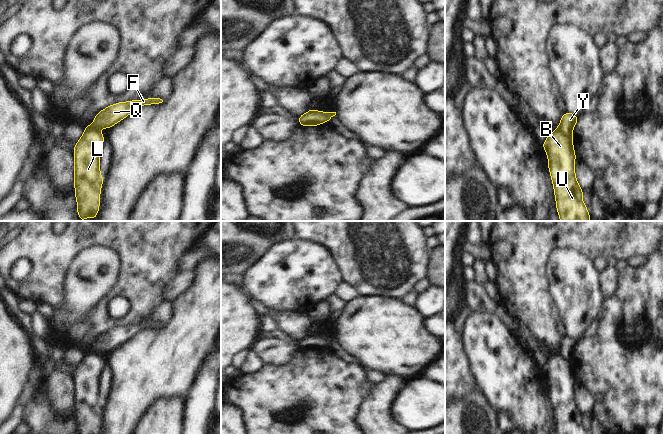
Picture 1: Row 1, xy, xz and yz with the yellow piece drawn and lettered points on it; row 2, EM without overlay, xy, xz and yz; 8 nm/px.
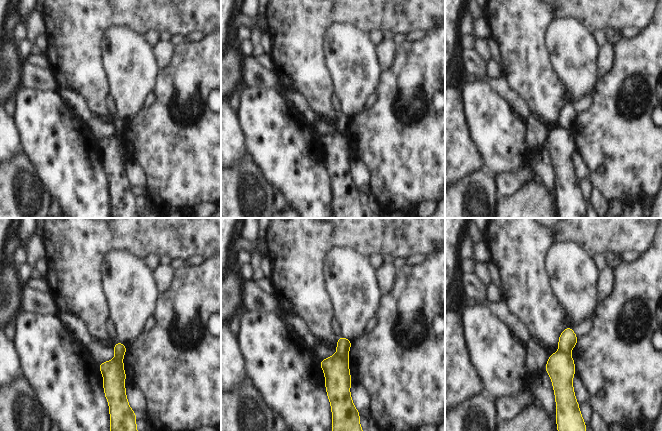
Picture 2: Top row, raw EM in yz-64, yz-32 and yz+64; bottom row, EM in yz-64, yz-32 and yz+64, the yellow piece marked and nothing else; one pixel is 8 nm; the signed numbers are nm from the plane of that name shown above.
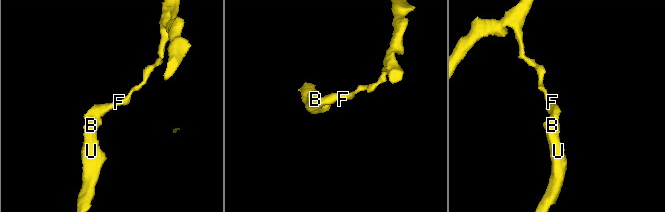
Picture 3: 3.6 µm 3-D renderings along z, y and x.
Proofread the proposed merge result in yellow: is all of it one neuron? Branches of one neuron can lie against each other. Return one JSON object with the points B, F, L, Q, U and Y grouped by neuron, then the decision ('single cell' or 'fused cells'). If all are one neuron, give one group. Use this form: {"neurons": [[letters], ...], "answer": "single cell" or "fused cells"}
{"neurons": [["B", "L", "U"], ["F", "Q", "Y"]], "answer": "fused cells"}

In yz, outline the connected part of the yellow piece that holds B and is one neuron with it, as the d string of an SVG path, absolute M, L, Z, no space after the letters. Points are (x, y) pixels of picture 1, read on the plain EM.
M556 352L542 368L548 380L557 434L587 434L582 424L583 413L576 405L572 365L572 359L566 360Z

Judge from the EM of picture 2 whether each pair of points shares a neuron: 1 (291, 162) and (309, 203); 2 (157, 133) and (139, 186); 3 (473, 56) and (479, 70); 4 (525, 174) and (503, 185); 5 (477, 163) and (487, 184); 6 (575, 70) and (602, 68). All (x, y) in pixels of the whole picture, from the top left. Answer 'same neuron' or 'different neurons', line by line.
1: same neuron
2: different neurons
3: same neuron
4: same neuron
5: different neurons
6: different neurons

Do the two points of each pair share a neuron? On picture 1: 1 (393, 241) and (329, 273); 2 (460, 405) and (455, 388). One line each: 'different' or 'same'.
1: different
2: different

